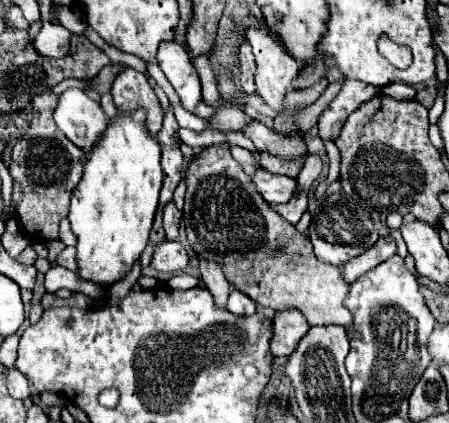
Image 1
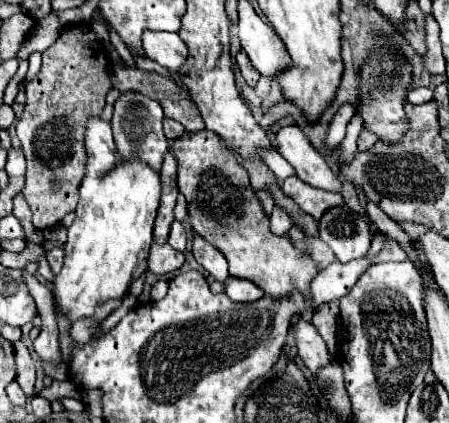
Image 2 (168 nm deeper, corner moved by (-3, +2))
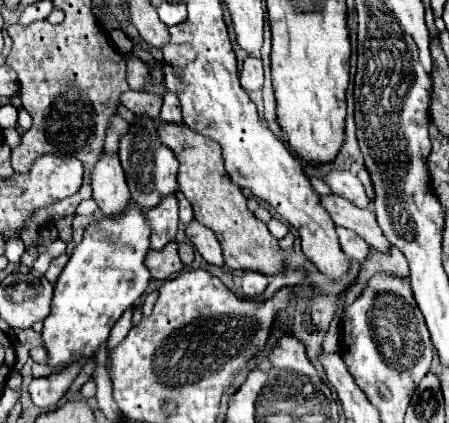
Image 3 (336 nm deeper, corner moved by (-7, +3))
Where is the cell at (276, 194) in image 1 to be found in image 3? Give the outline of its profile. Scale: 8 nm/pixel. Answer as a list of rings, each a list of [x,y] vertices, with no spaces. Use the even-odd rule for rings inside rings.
[[[337,195],[321,197],[321,203],[329,211],[335,225],[347,227],[347,229],[359,233],[359,237],[363,237],[375,251],[389,253],[389,241],[383,237],[383,231],[377,225],[373,211],[359,209],[359,207],[351,205],[347,199],[337,197]]]

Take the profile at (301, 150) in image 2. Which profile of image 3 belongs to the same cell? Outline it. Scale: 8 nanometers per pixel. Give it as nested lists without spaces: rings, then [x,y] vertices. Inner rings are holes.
[[[331,171],[325,177],[325,183],[331,187],[331,191],[347,201],[351,201],[355,207],[367,209],[367,205],[371,203],[371,199],[367,197],[363,183],[359,181],[357,175],[349,173],[349,171]]]

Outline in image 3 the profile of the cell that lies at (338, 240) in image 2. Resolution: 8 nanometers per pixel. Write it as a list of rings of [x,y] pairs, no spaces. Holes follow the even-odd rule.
[[[337,227],[337,233],[343,233],[339,235],[339,243],[341,243],[341,249],[347,257],[355,259],[355,261],[365,261],[365,257],[369,255],[369,245],[351,229],[345,229],[345,227]]]

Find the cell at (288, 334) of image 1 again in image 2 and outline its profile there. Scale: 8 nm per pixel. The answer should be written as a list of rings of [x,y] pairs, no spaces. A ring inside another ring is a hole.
[[[299,318],[293,326],[293,336],[295,336],[295,346],[297,352],[301,356],[301,360],[305,362],[305,366],[315,372],[319,366],[323,366],[325,362],[331,362],[333,356],[327,352],[327,346],[323,342],[323,338],[319,336],[319,332],[315,330],[315,326],[303,318]]]

